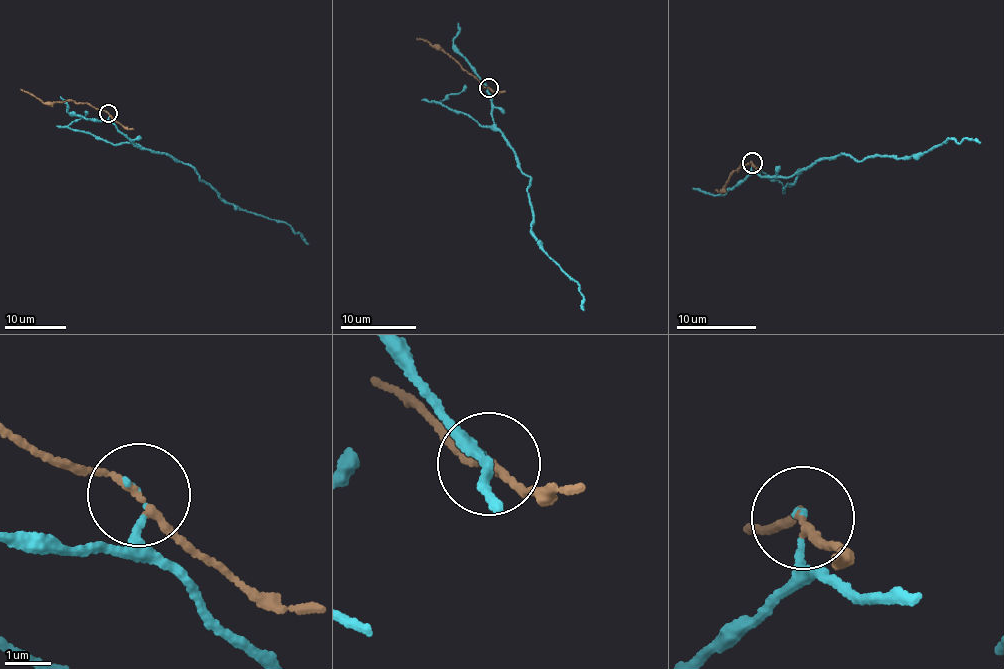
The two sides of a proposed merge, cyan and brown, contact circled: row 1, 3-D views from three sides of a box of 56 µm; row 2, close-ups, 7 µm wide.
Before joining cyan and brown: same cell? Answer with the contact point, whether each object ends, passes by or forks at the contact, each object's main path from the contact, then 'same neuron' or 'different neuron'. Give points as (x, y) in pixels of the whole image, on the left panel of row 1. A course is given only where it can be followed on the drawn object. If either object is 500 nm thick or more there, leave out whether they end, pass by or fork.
at (108, 113); cyan ends there; brown passes by; cyan runs (108, 113), (108, 119), (140, 148), (188, 164), (199, 179), (222, 199), (241, 210), (284, 221), (309, 244); brown runs (108, 113), (86, 103), (68, 100), (43, 103), (20, 89); different neuron

